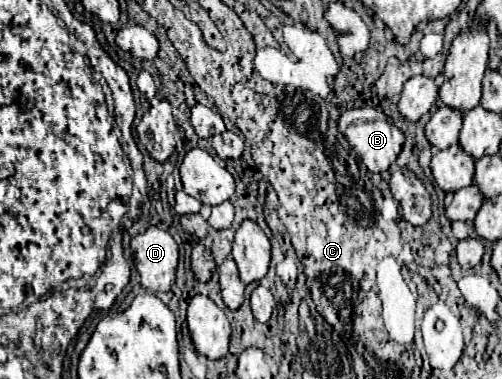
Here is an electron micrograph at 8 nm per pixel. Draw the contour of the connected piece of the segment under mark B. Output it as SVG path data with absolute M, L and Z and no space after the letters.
M360 107L360 109L348 109L338 117L338 129L350 143L350 147L358 153L362 163L372 173L386 171L398 157L402 145L404 145L404 133L392 125L392 121L374 107Z

